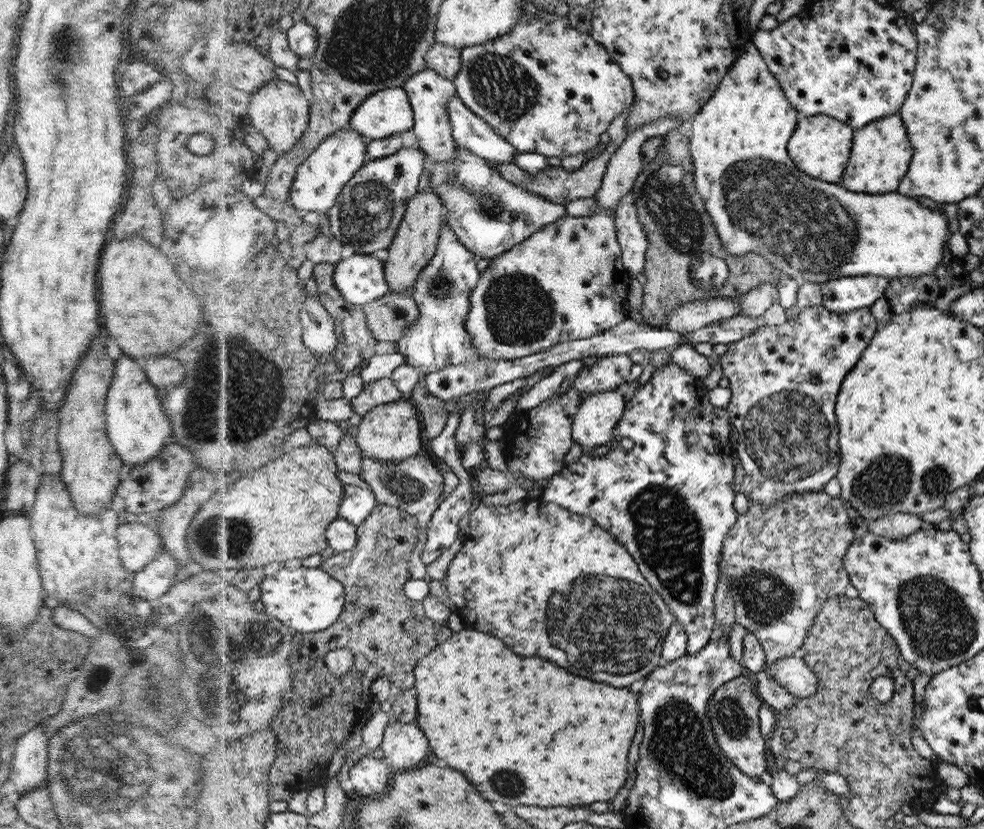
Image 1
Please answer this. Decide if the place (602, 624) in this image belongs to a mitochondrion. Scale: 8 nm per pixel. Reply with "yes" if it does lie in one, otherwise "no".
yes

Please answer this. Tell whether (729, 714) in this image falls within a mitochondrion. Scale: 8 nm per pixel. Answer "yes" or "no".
yes

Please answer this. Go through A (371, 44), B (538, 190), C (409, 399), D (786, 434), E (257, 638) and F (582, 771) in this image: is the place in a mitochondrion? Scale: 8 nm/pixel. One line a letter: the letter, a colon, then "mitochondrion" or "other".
A: mitochondrion
B: other
C: other
D: mitochondrion
E: mitochondrion
F: other

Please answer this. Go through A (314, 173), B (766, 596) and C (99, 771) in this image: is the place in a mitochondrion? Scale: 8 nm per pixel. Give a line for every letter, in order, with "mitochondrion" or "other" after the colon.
A: other
B: mitochondrion
C: mitochondrion

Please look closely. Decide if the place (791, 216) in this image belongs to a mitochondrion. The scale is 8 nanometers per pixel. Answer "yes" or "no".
yes

